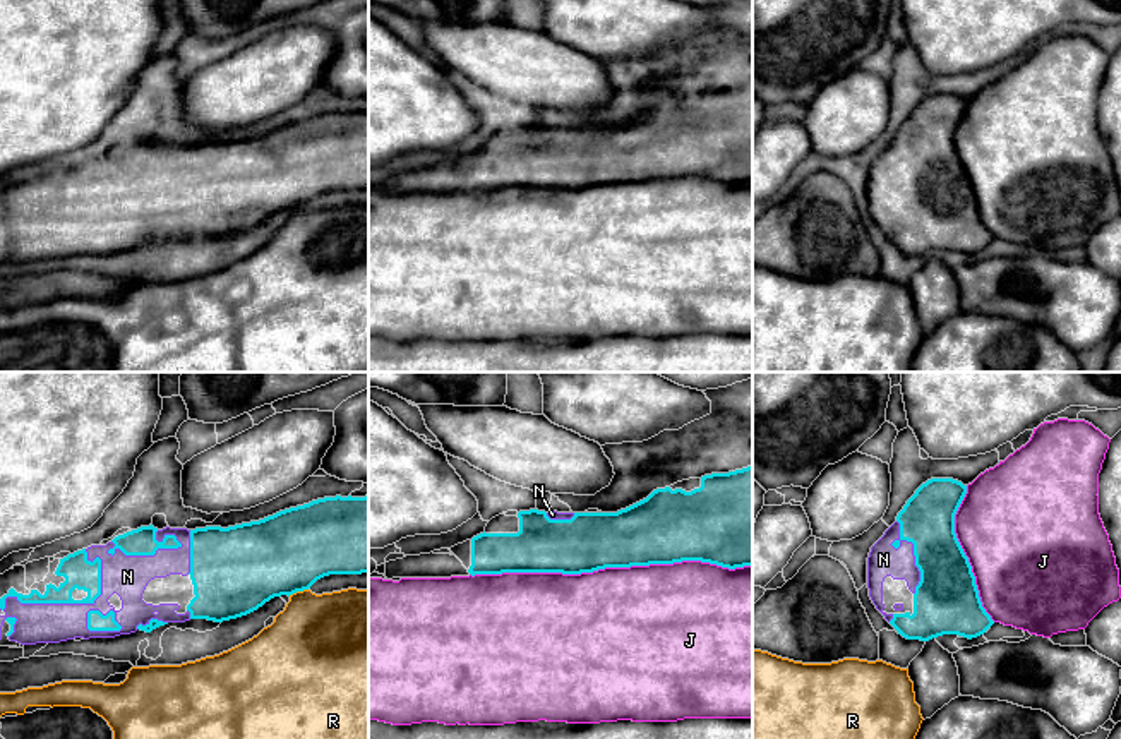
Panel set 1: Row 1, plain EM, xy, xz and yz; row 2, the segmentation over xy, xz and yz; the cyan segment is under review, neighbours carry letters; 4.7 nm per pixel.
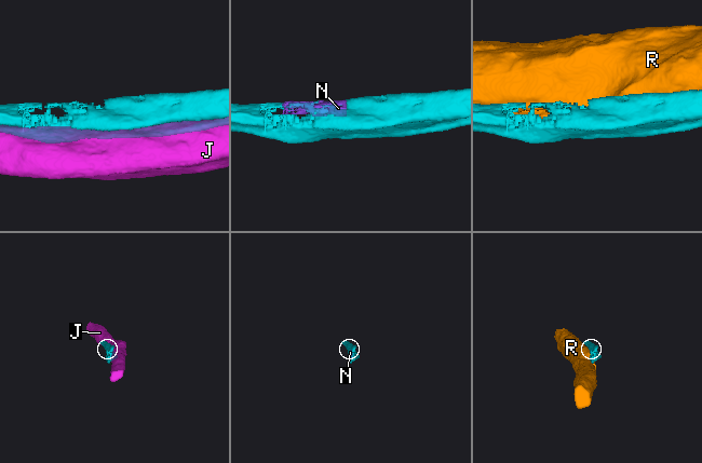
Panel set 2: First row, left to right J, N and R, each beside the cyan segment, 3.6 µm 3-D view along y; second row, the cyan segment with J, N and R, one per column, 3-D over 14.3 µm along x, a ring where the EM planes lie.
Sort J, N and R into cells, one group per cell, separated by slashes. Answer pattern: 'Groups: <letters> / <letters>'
Groups: J / N / R

